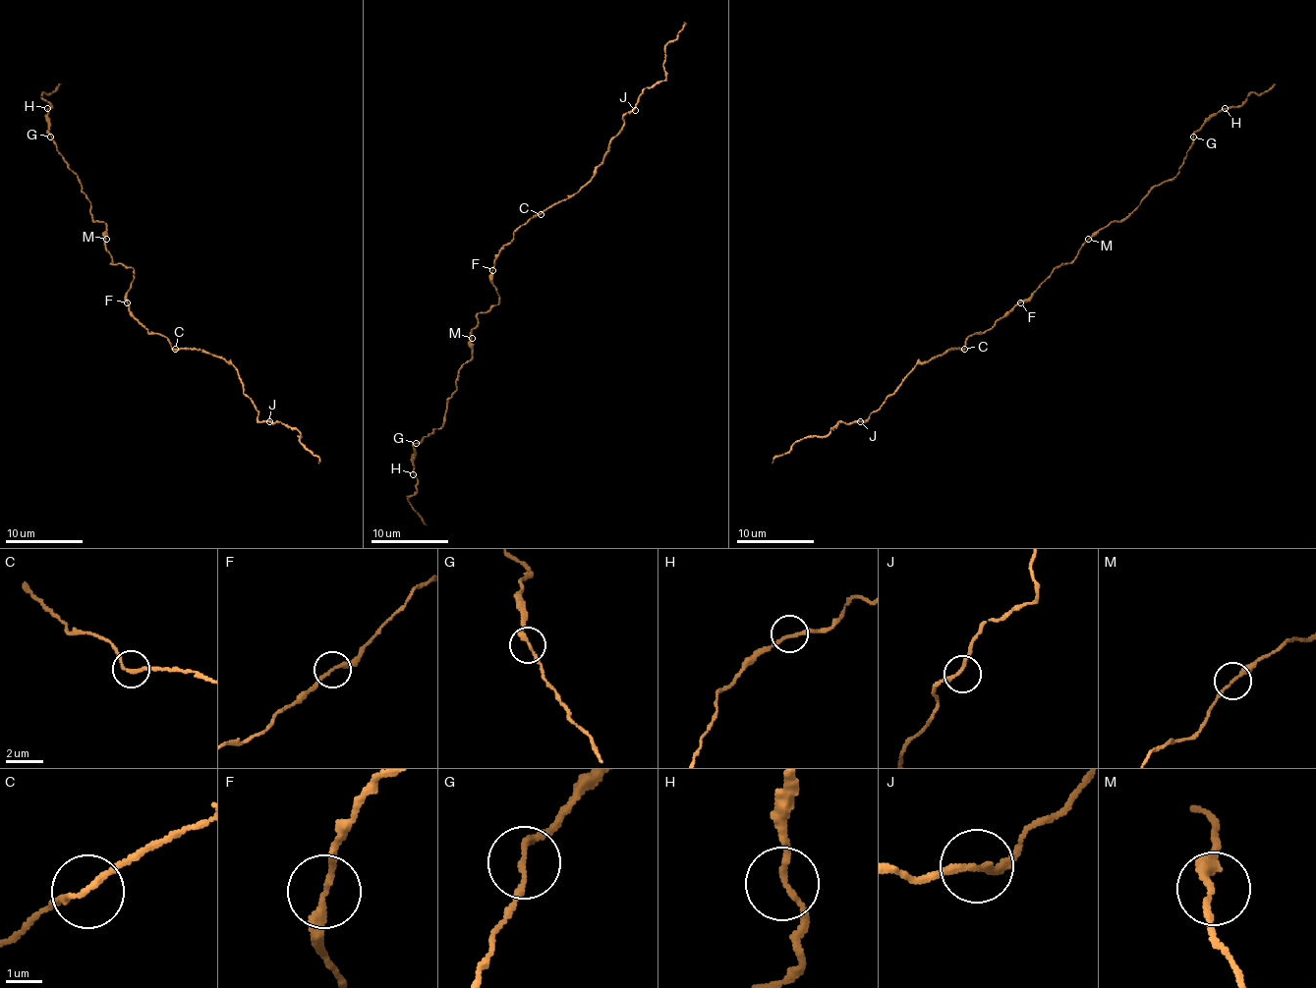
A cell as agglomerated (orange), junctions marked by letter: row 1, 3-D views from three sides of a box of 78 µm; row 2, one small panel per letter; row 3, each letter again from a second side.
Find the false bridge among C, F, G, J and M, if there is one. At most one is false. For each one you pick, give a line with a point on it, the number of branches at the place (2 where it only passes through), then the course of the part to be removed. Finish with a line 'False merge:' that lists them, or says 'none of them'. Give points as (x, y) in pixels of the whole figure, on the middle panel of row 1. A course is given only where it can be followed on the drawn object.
False merge: none of them

